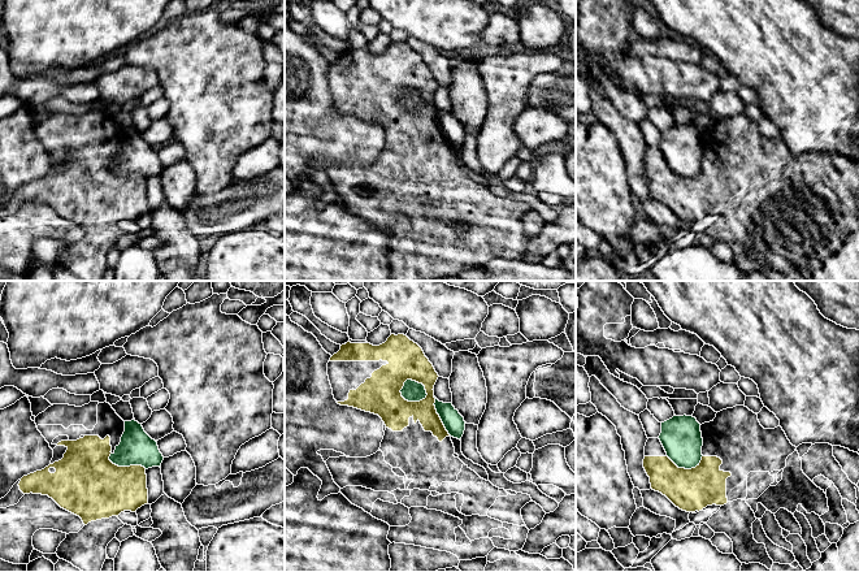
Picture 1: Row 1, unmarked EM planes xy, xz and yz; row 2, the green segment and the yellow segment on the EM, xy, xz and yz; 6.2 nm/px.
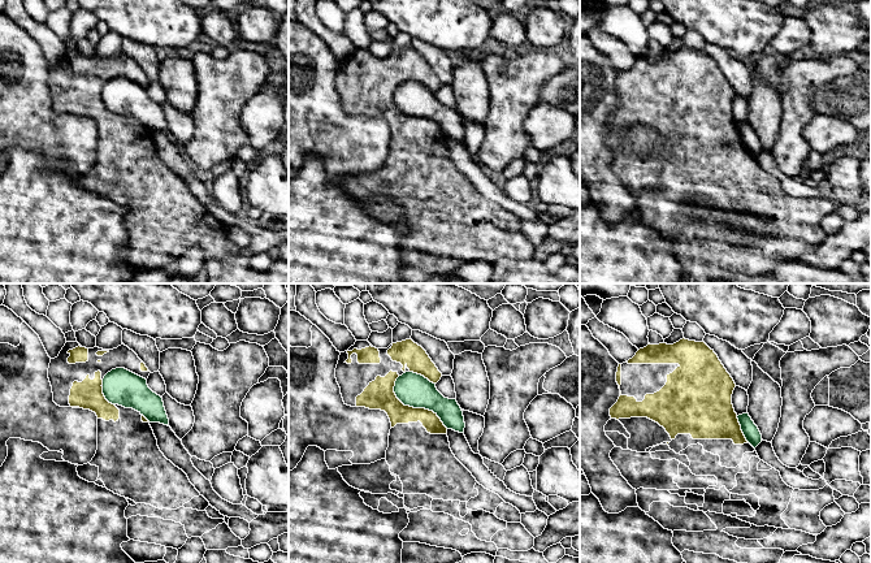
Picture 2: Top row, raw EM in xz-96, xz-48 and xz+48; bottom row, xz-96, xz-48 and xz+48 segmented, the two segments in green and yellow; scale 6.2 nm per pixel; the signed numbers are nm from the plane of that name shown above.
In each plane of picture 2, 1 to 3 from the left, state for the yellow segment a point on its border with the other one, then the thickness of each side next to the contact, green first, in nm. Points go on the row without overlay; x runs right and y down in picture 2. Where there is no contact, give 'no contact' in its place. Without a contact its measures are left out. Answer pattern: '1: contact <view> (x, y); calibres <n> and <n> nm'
1: contact xz-96 (104, 104); calibres 220 and 180 nm
2: contact xz-48 (412, 115); calibres 200 and 180 nm
3: contact xz+48 (741, 138); calibres 100 and 340 nm

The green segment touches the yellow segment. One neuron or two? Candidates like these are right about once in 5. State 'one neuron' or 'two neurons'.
two neurons

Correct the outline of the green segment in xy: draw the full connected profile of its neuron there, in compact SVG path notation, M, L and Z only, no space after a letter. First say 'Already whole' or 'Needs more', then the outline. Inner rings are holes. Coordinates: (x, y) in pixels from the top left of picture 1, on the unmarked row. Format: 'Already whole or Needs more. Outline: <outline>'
Already whole. Outline: M135 129L125 130L125 140L109 169L118 176L142 174L146 178L161 176L164 169L157 151Z

